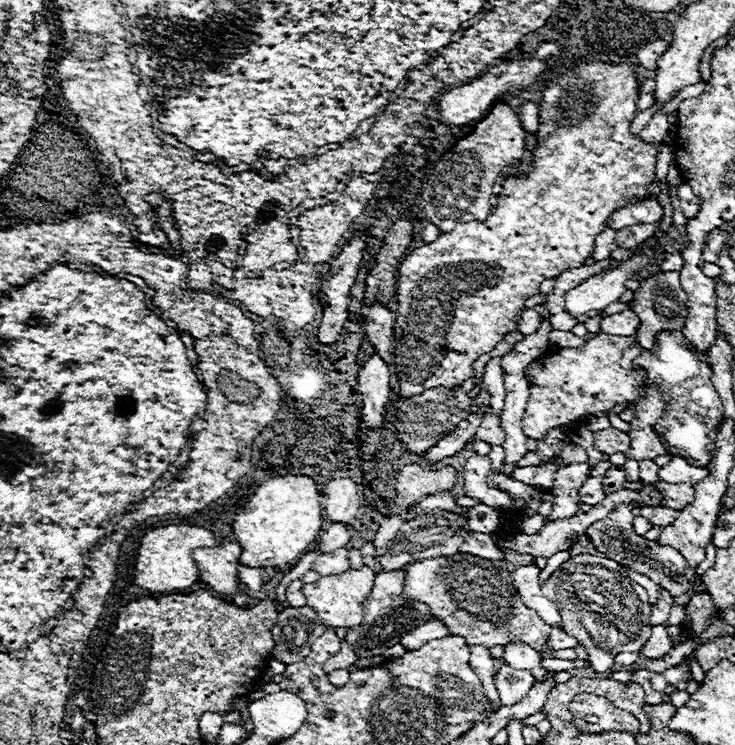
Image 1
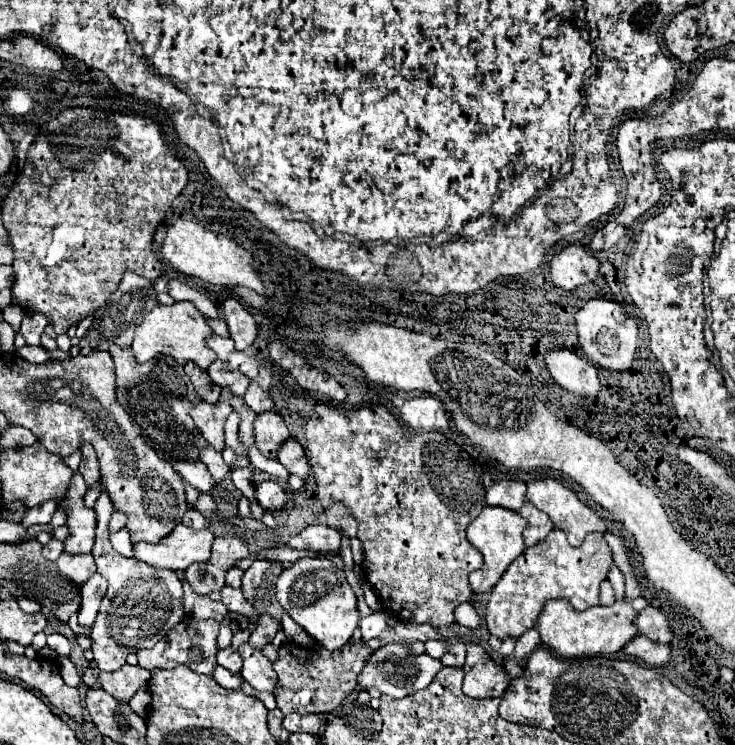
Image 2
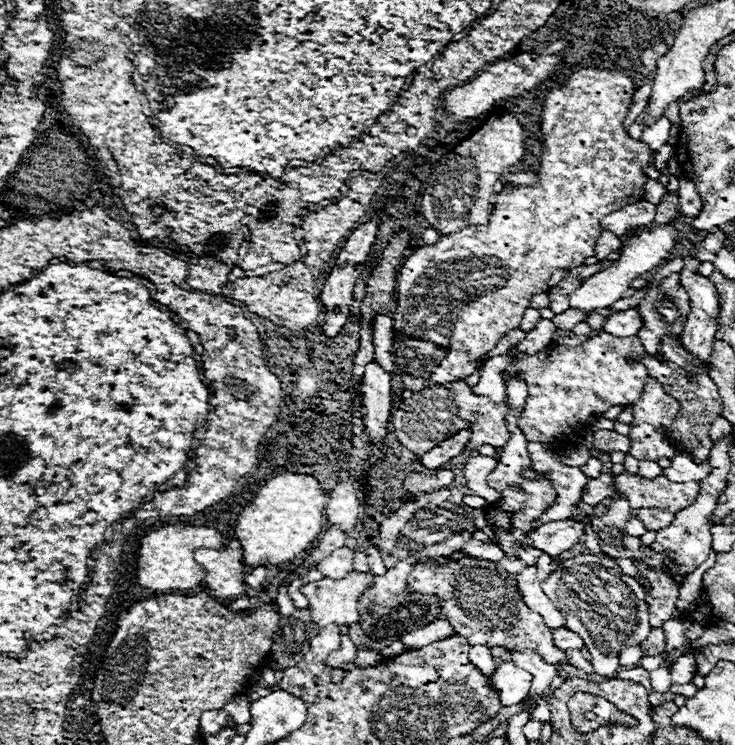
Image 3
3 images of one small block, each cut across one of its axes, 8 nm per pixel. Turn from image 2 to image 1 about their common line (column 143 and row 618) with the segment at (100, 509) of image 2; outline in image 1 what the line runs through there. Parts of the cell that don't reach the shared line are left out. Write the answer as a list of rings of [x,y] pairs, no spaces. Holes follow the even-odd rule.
[[[588,552],[568,558],[542,586],[542,592],[560,608],[560,628],[576,636],[588,652],[592,668],[600,674],[610,672],[614,654],[640,652],[650,638],[650,604],[646,588],[634,582],[618,562]]]

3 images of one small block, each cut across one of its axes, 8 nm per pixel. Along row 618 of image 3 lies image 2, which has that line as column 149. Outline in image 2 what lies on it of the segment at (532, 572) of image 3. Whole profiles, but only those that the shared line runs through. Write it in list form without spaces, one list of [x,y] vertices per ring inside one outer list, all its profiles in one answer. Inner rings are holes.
[[[178,524],[160,544],[136,544],[134,556],[154,568],[184,572],[190,564],[206,562],[210,558],[212,540],[214,534],[210,530],[192,530],[184,524]]]

